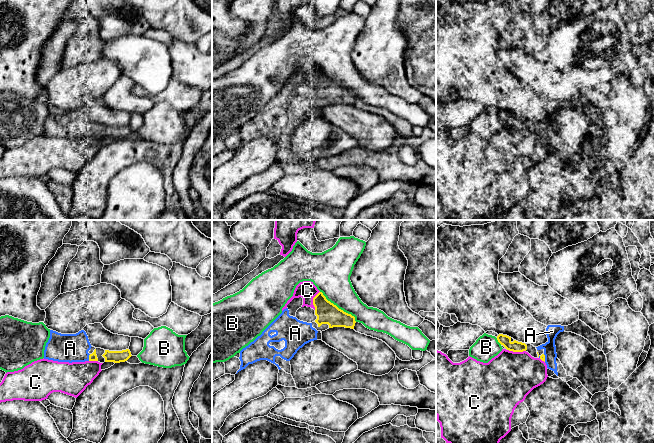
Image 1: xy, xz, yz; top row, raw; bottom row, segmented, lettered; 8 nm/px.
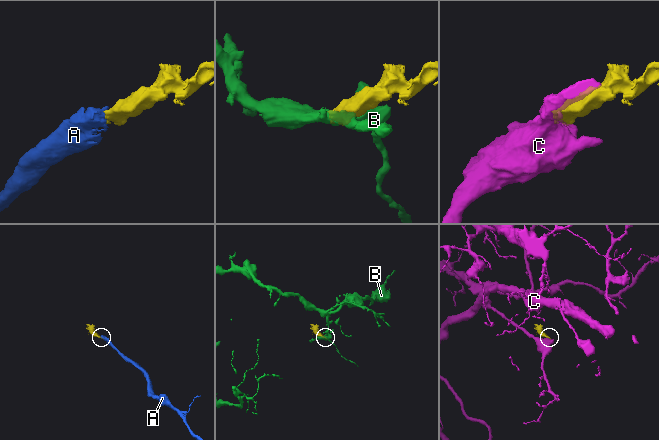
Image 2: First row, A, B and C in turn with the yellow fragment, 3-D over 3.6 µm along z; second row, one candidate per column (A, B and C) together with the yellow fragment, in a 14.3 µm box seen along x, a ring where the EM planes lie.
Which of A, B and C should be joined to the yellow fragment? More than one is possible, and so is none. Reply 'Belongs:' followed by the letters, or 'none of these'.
Belongs: A

